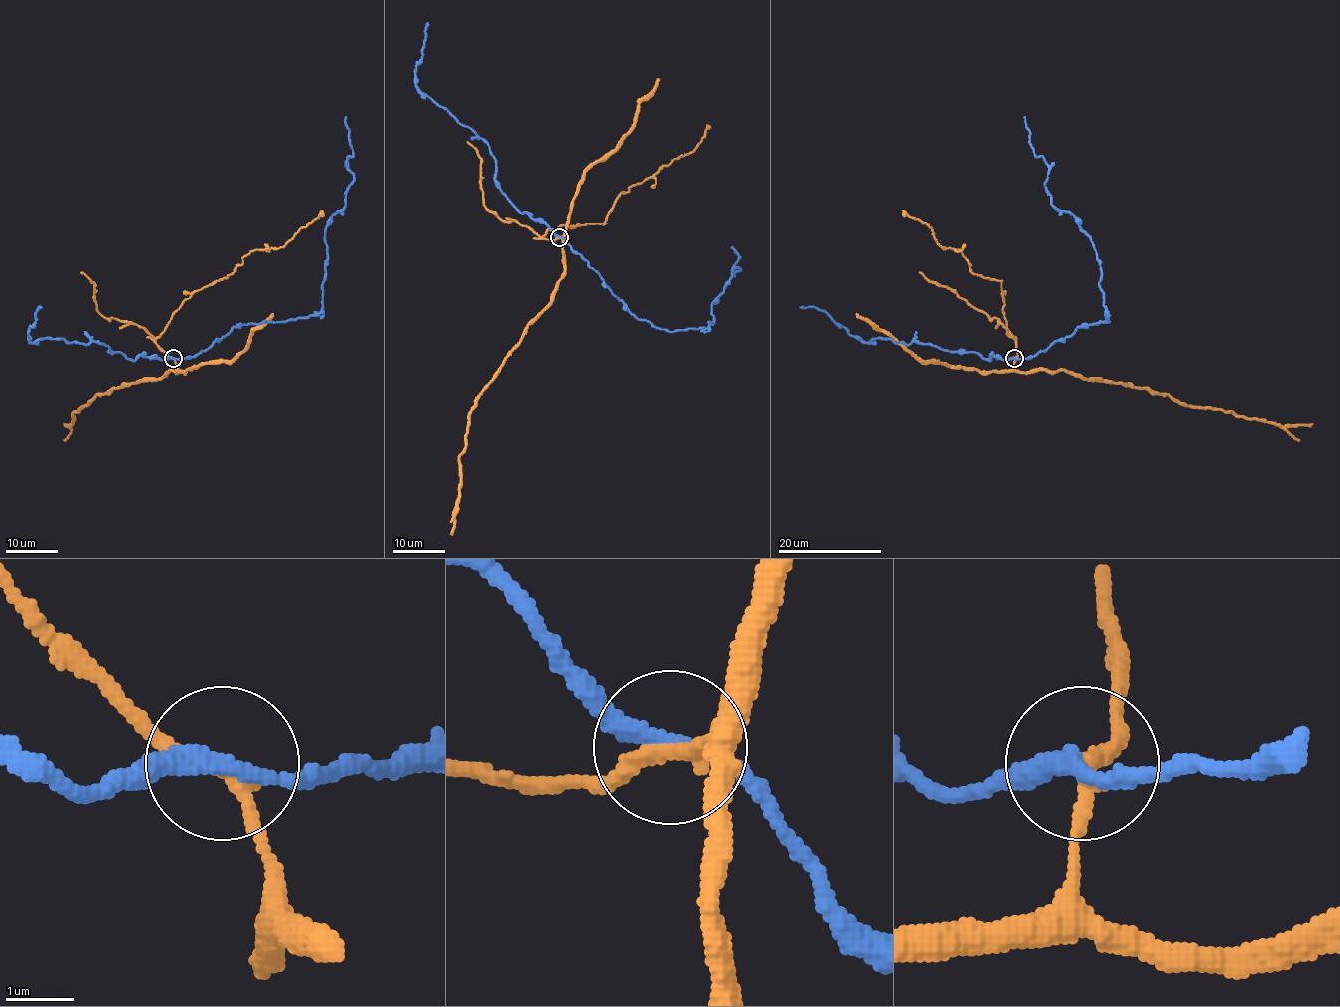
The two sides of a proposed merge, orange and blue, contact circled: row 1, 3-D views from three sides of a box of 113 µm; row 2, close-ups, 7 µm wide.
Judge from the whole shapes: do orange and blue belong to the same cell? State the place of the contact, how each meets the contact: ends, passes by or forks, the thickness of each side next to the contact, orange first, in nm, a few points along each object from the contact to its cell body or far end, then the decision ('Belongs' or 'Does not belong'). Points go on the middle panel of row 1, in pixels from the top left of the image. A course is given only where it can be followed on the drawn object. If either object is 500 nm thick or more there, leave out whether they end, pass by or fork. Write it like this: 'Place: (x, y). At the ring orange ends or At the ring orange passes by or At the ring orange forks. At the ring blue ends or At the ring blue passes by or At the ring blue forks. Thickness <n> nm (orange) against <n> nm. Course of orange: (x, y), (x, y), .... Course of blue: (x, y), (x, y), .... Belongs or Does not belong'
Place: (559, 237). At the ring orange passes by. At the ring blue passes by. Thickness 240 nm (orange) against 240 nm. Course of orange: (559, 236), (563, 236), (564, 271), (554, 299), (528, 326), (470, 414), (459, 459), (459, 498), (452, 534). Course of blue: (559, 236), (639, 319), (669, 331), (708, 328), (713, 301), (740, 270), (733, 269), (739, 258), (733, 247). Does not belong

